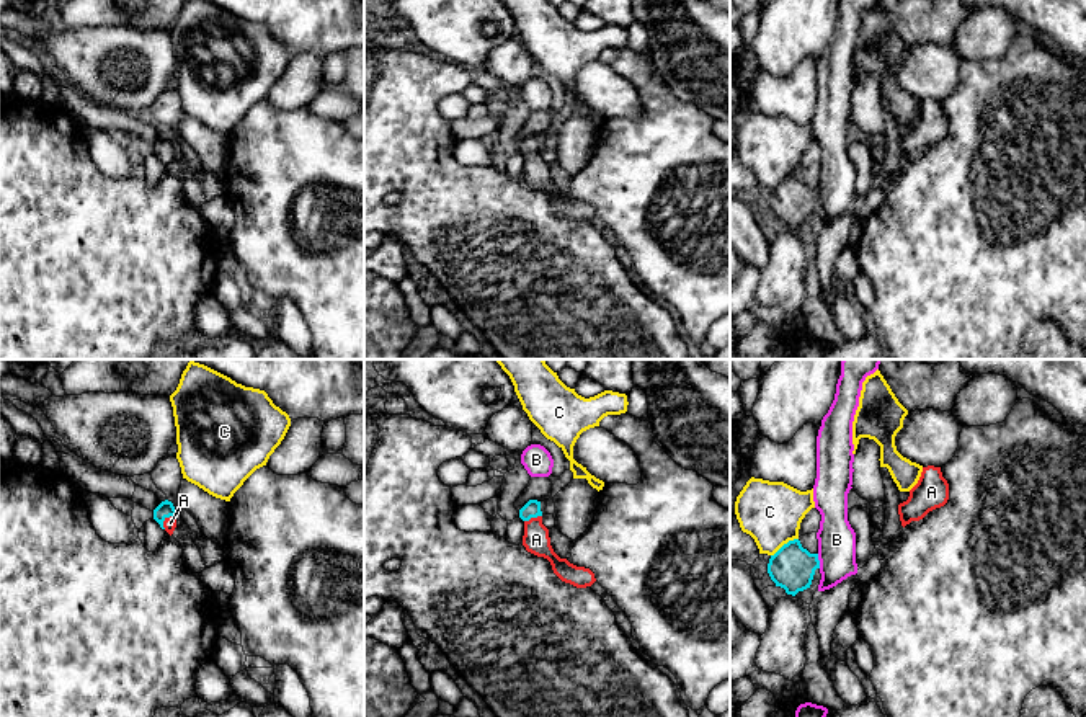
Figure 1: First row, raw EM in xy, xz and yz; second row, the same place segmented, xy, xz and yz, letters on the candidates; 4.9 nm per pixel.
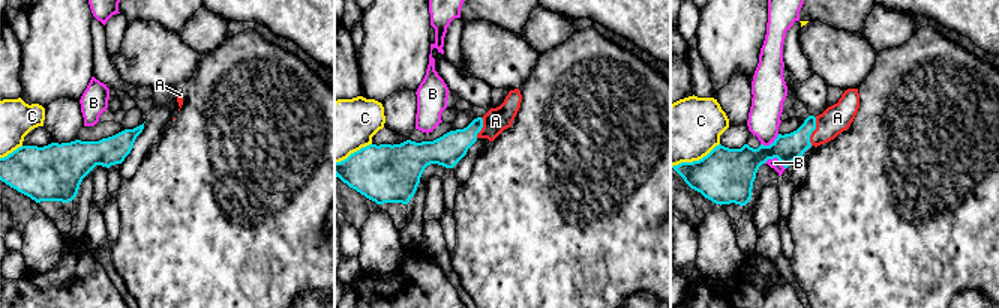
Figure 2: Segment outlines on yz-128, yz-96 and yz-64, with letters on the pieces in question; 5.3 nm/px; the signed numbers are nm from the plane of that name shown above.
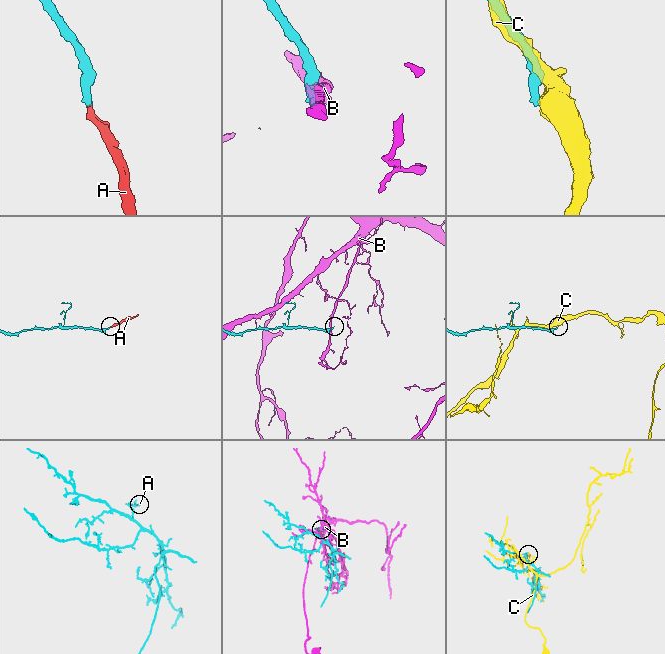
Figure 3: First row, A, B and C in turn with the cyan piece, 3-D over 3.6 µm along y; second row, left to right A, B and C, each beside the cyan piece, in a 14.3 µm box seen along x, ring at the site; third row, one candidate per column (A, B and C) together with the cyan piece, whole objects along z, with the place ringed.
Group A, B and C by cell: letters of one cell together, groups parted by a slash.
A / B / C

